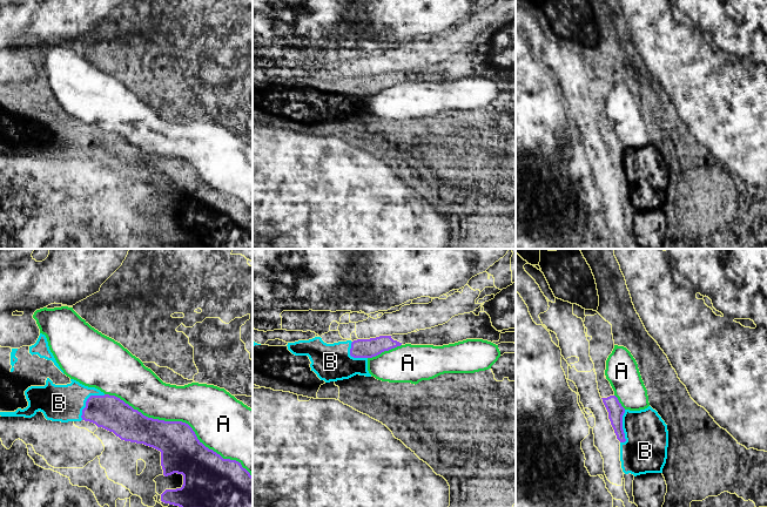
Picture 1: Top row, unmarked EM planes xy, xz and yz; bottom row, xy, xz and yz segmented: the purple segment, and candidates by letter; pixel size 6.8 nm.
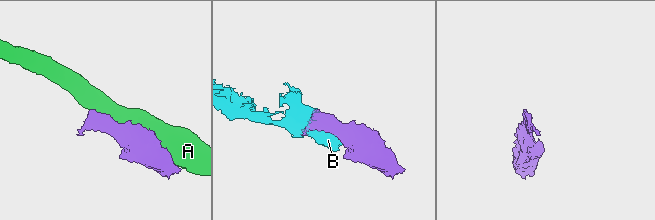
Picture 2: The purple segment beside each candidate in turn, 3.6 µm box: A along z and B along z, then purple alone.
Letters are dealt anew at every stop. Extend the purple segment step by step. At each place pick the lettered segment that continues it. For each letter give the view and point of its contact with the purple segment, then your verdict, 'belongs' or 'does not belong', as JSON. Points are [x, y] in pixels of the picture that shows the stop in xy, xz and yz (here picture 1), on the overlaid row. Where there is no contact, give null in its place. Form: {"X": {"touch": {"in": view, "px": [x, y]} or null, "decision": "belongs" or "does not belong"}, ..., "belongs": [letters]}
{"A": {"touch": {"in": "xy", "px": [181, 421]}, "decision": "does not belong"}, "B": {"touch": {"in": "xy", "px": [87, 400]}, "decision": "belongs"}, "belongs": ["B"]}

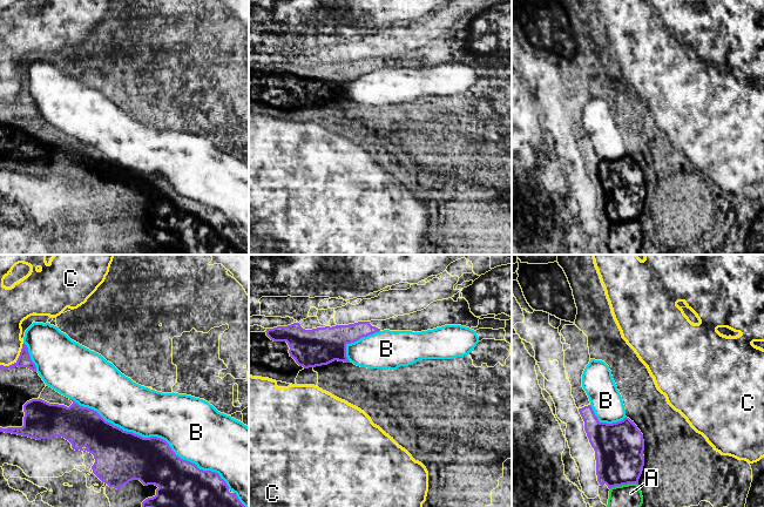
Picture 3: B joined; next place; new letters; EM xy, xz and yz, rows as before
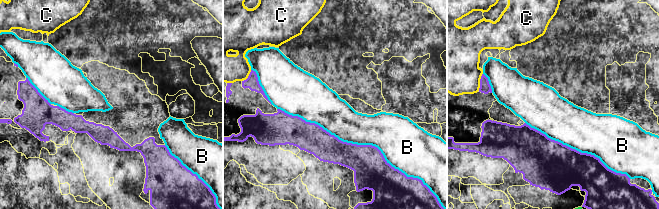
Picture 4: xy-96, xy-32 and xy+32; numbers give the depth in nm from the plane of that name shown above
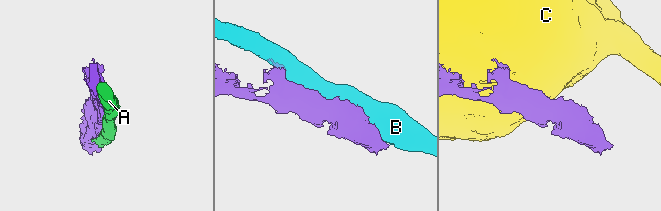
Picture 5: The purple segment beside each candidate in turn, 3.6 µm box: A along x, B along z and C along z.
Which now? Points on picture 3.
{"A": {"touch": {"in": "yz", "px": [623, 484]}, "decision": "does not belong"}, "B": {"touch": {"in": "xy", "px": [153, 437]}, "decision": "does not belong"}, "C": {"touch": {"in": "xy", "px": [18, 359]}, "decision": "does not belong"}, "belongs": []}

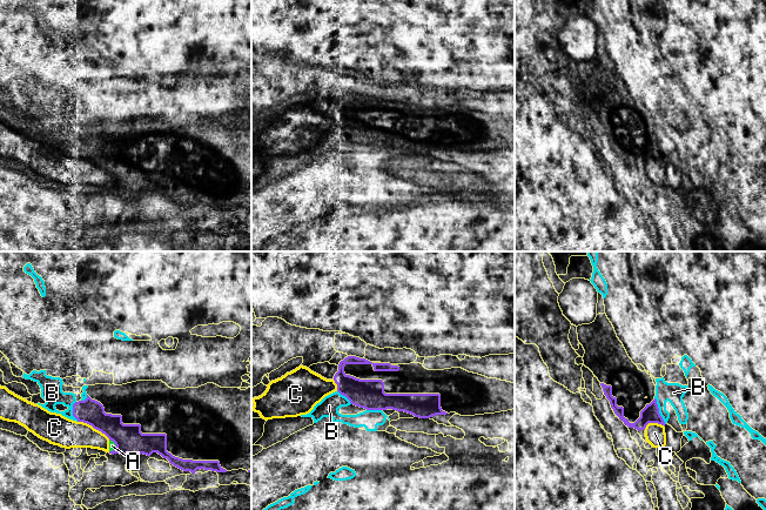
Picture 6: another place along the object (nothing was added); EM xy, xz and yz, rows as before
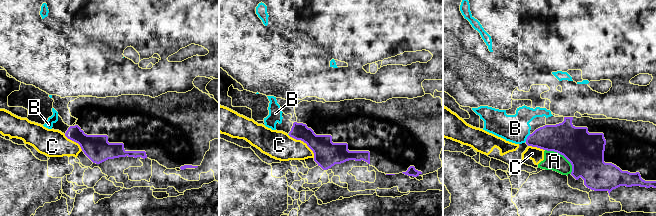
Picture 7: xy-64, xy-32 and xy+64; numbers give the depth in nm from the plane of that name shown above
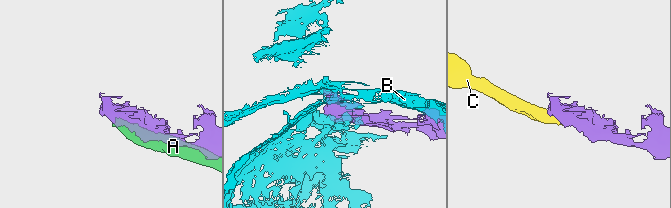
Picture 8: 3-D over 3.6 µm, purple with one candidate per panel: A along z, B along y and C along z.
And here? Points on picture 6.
{"A": {"touch": {"in": "xy", "px": [115, 444]}, "decision": "does not belong"}, "B": {"touch": {"in": "yz", "px": [658, 410]}, "decision": "does not belong"}, "C": {"touch": {"in": "xy", "px": [94, 428]}, "decision": "does not belong"}, "belongs": []}

